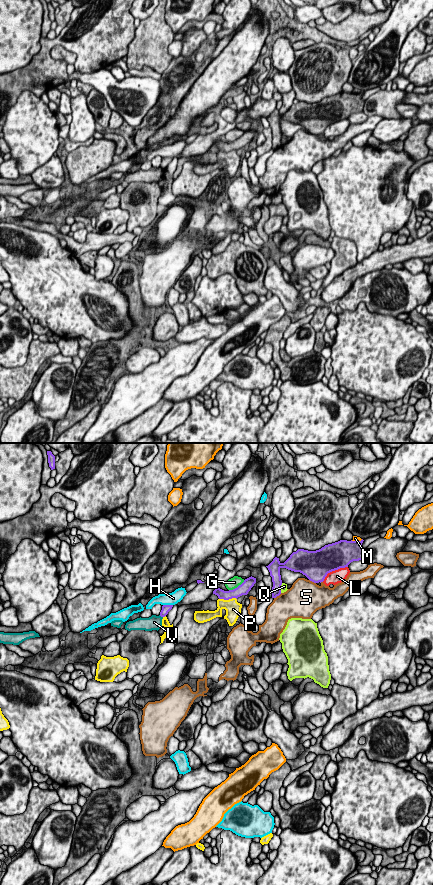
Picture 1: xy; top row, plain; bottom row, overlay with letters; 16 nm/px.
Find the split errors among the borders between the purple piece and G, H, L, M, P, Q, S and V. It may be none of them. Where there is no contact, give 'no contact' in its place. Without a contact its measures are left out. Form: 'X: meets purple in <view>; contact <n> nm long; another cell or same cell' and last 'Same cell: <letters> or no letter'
G: meets purple in xy; contact 300 nm long; another cell
H: meets purple in xy; contact 160 nm long; another cell
L: meets purple in xy; contact 480 nm long; another cell
M: meets purple in xy; contact 190 nm long; another cell
P: meets purple in xy; contact 280 nm long; another cell
Q: meets purple in xy; contact 160 nm long; another cell
S: meets purple in xy; contact 150 nm long; another cell
V: meets purple in xy; contact 70 nm long; another cell
Same cell: no letter

